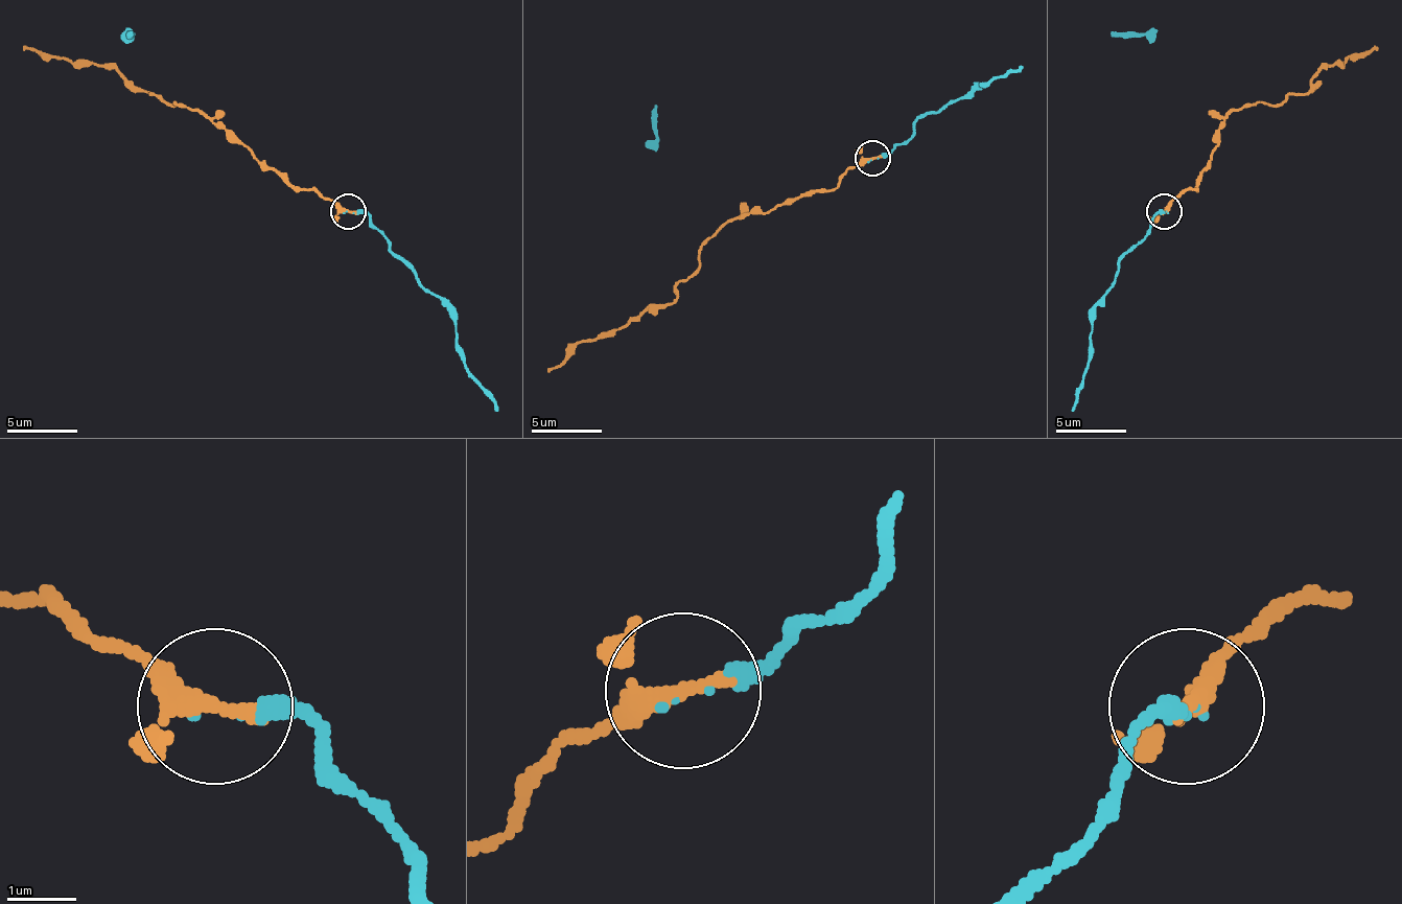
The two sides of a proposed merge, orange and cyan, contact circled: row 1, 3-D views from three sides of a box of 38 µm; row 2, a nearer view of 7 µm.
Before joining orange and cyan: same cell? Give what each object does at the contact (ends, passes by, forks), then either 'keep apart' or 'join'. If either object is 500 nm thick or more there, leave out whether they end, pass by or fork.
orange passes by | cyan ends | join

